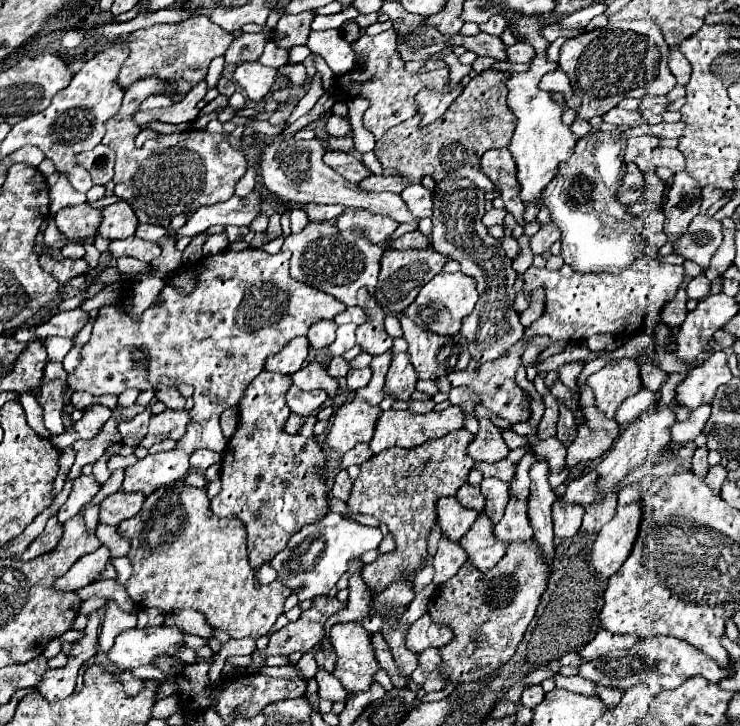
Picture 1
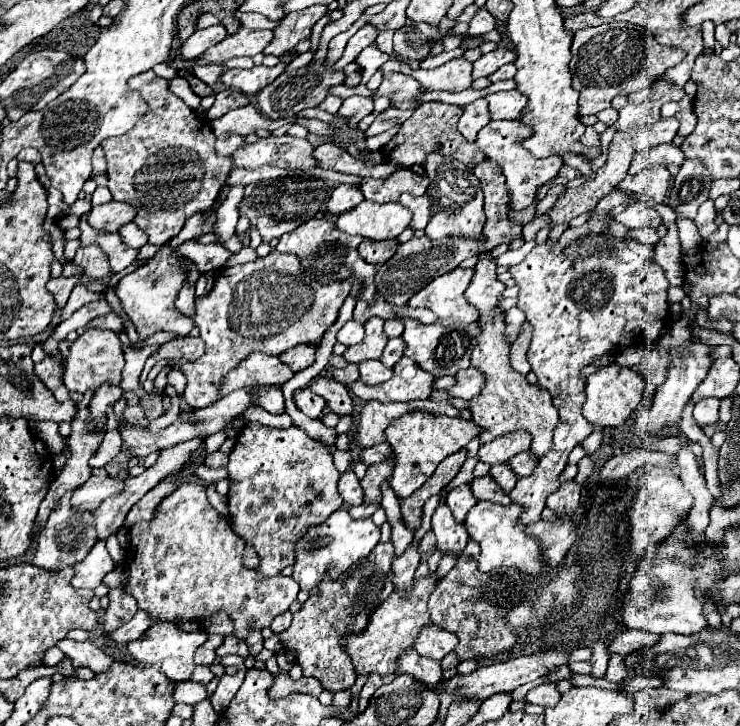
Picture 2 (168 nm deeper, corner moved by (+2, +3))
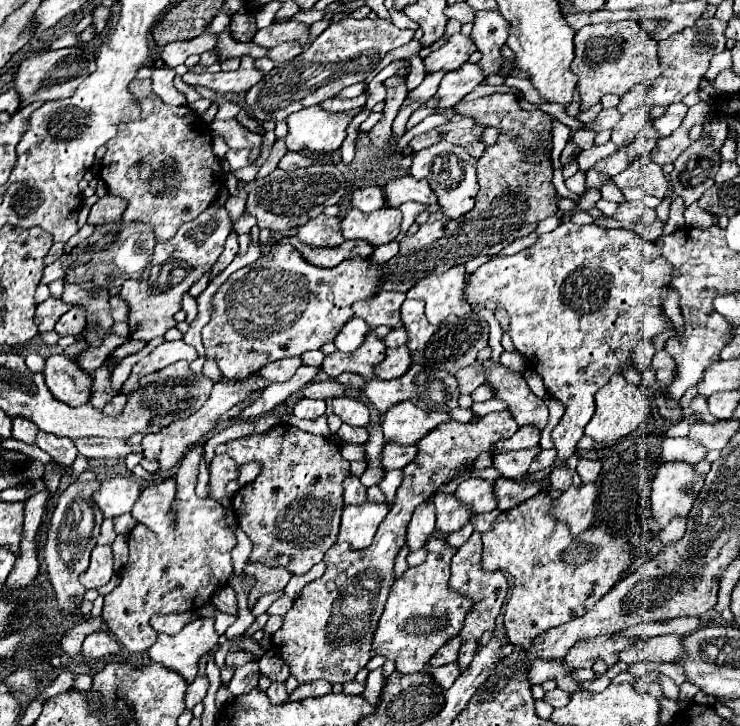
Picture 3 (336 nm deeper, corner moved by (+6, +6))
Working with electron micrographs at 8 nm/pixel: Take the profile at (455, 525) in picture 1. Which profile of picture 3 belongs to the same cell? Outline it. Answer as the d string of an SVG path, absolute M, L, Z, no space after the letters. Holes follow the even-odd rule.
M469 478L461 482L455 490L455 498L471 508L471 512L491 512L497 508L497 502L493 498L493 482L481 480L481 478Z

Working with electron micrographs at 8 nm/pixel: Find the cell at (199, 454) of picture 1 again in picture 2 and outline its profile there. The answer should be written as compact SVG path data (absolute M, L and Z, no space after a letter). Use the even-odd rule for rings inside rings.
M215 451L215 453L211 453L211 455L207 455L207 459L205 459L205 465L207 467L211 467L211 469L219 469L219 467L227 467L227 455L225 453L221 453L221 451Z

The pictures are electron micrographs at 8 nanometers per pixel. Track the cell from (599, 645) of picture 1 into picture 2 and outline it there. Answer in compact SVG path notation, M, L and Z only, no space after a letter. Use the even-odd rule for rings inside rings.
M621 631L617 637L607 645L609 653L619 653L621 657L627 657L635 649L641 647L655 647L659 643L659 635L653 635L649 631Z

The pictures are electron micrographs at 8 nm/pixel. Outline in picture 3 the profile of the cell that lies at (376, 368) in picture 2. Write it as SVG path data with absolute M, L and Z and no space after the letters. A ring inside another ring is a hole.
M407 346L391 348L385 352L385 360L375 368L375 376L381 380L393 380L403 376L403 372L407 372L409 366L411 366L409 348Z

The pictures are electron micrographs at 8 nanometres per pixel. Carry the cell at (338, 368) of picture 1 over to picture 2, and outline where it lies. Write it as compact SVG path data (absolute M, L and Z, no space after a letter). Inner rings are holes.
M347 365L343 369L335 369L333 371L333 379L347 385L347 383L353 383L359 379L359 367L357 365Z

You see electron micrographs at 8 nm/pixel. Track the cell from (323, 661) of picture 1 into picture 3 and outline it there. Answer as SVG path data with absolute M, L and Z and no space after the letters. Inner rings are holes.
M497 412L497 414L483 416L477 424L473 424L473 422L463 424L463 422L449 420L445 424L439 424L439 428L433 428L427 436L423 436L423 440L419 440L419 444L415 444L419 448L419 454L415 456L415 460L411 460L411 464L407 464L407 468L403 468L403 482L397 488L395 504L389 510L389 514L385 516L385 520L379 524L373 544L365 550L351 550L347 544L335 544L323 558L323 562L327 564L325 574L321 578L309 582L303 588L301 596L293 602L293 608L283 616L283 626L273 634L273 644L279 648L279 654L287 662L291 674L301 684L313 682L313 680L345 684L345 682L351 682L361 668L365 668L365 664L375 656L375 652L371 648L371 638L373 638L377 622L383 614L383 606L385 606L389 588L395 582L393 564L395 564L397 552L405 544L405 530L407 530L411 512L419 504L423 504L427 498L431 498L431 494L441 484L455 478L461 472L461 466L465 460L475 460L479 452L487 452L493 442L513 436L517 428L519 426L515 424L515 420L511 420L509 412Z

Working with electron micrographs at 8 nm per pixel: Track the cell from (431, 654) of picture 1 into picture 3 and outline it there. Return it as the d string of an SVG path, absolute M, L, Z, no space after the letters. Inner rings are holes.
M463 642L463 646L459 648L459 660L457 660L457 664L459 664L461 672L471 664L471 660L475 656L475 646L477 646L477 642Z

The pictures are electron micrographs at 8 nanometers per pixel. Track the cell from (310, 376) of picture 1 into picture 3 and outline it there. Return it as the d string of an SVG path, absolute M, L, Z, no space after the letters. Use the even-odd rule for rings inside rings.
M341 396L341 398L333 398L333 412L347 424L351 426L367 426L369 422L369 408L349 396Z

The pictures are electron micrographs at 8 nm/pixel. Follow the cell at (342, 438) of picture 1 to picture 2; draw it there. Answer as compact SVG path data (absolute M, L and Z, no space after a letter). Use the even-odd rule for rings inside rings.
M367 401L365 409L359 413L359 433L355 435L357 443L363 447L373 447L385 443L385 429L391 421L417 411L409 403L379 403Z

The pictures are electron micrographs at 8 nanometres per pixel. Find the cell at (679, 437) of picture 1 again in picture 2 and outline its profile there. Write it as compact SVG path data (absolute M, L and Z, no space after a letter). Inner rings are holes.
M711 397L711 399L703 399L695 405L695 421L703 427L703 425L715 425L719 423L719 399Z

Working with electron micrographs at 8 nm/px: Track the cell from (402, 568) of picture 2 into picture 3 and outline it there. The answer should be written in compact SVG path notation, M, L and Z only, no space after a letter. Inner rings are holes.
M433 502L421 504L415 508L413 518L407 526L407 546L411 552L425 546L425 540L431 538L435 530L435 506Z

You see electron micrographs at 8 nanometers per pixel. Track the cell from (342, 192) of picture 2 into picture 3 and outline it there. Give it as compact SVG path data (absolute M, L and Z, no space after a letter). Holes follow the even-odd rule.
M365 186L365 188L355 188L351 192L351 206L359 208L363 212L373 212L385 206L383 190L379 186Z

